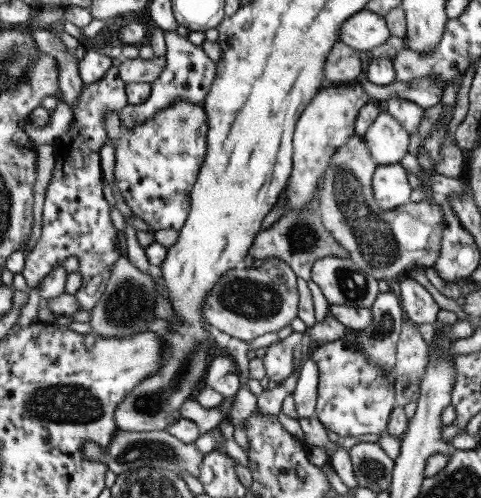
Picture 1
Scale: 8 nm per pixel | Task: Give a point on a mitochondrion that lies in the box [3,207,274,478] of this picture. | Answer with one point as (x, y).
(78, 404)

